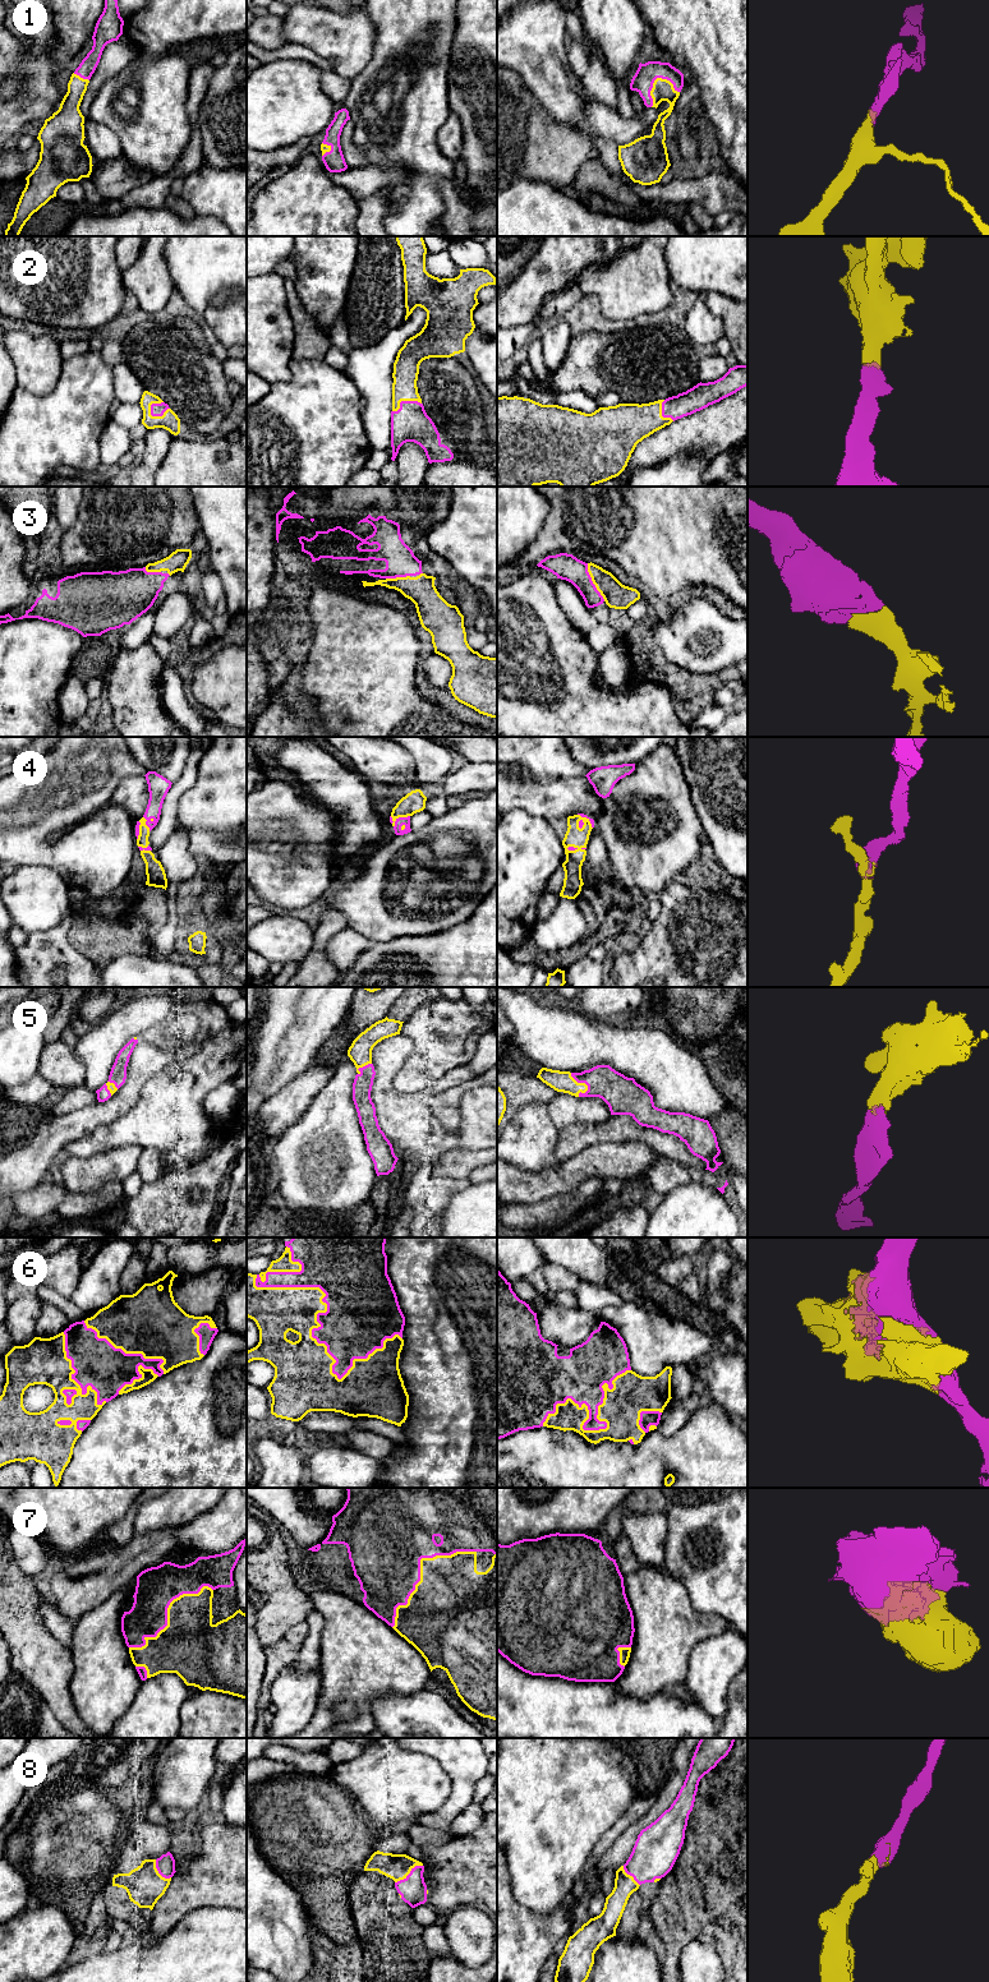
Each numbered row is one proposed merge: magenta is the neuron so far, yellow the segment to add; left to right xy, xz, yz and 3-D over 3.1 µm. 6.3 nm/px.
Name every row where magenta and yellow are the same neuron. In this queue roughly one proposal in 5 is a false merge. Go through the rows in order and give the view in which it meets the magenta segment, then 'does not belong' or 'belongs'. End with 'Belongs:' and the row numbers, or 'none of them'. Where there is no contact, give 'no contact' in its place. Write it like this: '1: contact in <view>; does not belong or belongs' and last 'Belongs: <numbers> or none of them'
1: contact in yz; belongs
2: contact in xy; belongs
3: contact in yz; belongs
4: contact in xz; belongs
5: contact in yz; belongs
6: contact in xz; belongs
7: contact in xz; belongs
8: contact in xz; belongs
Belongs: 1, 2, 3, 4, 5, 6, 7, 8

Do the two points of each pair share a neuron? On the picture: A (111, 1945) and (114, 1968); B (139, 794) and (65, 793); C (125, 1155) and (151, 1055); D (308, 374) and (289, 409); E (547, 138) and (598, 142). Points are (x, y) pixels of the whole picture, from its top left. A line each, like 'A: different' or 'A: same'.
A: different
B: different
C: different
D: same
E: different

